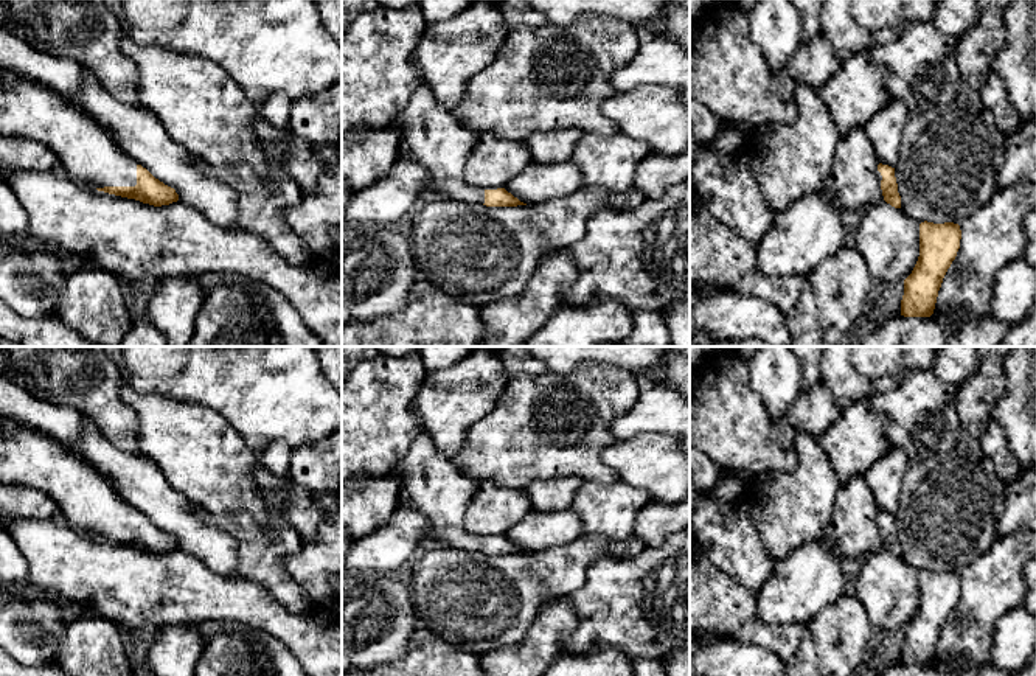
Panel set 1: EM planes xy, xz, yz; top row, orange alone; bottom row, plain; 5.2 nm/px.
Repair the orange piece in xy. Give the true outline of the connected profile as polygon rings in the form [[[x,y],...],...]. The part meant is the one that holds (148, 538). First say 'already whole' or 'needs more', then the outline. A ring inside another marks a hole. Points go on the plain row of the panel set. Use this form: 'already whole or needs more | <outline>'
needs more | [[[0,416],[0,483],[25,485],[50,496],[65,522],[90,536],[154,555],[179,549],[174,536],[126,504],[89,462],[34,429]]]

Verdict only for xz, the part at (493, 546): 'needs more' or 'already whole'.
needs more

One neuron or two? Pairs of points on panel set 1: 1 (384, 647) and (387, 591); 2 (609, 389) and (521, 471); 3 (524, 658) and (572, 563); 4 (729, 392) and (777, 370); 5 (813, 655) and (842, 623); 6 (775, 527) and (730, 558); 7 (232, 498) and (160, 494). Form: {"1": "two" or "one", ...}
{"1": "one", "2": "one", "3": "two", "4": "two", "5": "one", "6": "two", "7": "two"}

